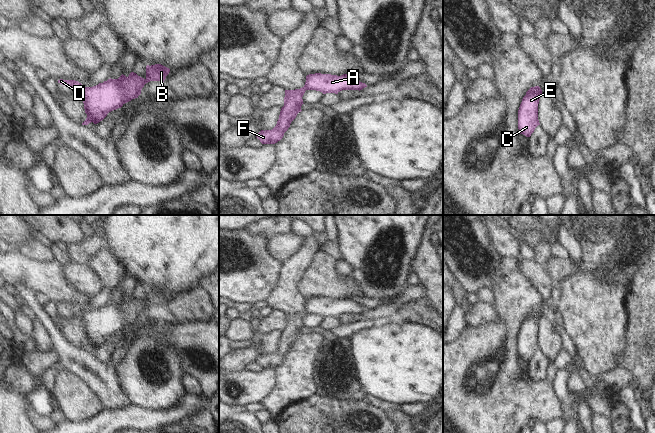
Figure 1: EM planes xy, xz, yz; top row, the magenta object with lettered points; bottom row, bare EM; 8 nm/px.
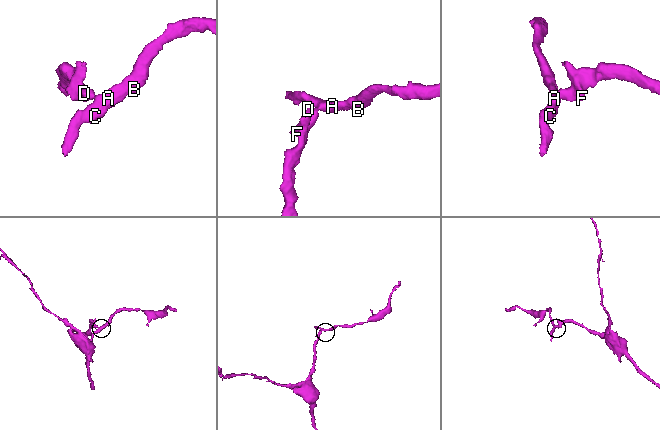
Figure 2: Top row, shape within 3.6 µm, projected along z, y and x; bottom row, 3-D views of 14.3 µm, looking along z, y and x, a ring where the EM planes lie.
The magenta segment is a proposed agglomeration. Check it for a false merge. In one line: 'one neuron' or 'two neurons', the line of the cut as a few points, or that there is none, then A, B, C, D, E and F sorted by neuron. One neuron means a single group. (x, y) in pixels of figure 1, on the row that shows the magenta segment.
two neurons; cut in xy along (82, 87), (80, 92); A B C E / D F

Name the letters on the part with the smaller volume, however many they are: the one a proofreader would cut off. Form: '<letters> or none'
A, B, C, E.

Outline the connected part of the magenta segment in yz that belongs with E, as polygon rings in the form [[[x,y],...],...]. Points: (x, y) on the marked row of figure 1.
[[[539,86],[531,87],[523,97],[518,110],[518,129],[520,134],[530,137],[540,125],[538,120],[538,104],[542,90]]]

